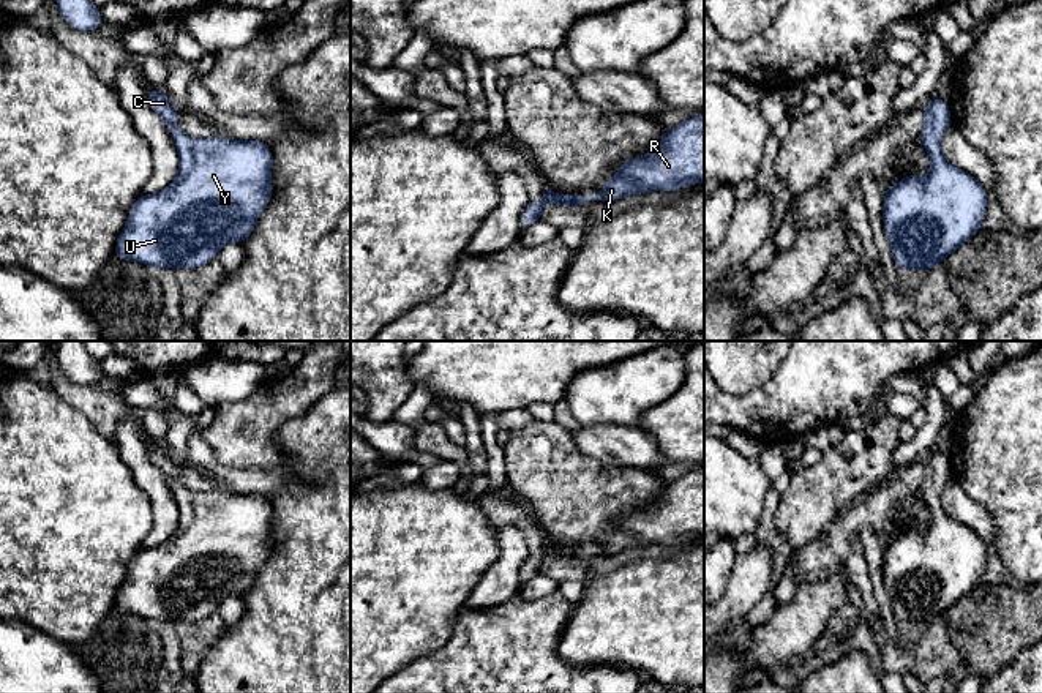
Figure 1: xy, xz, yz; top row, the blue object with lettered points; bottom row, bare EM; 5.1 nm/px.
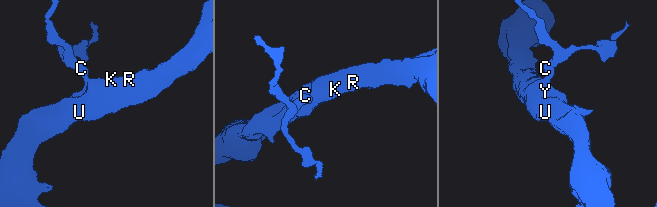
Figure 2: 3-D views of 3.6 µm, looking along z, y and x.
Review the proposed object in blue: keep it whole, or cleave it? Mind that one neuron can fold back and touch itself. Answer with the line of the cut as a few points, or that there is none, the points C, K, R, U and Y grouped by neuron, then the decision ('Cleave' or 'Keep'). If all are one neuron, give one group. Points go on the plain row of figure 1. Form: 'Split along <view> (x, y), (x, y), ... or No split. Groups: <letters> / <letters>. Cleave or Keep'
No split. Groups: C K R U Y. Keep

